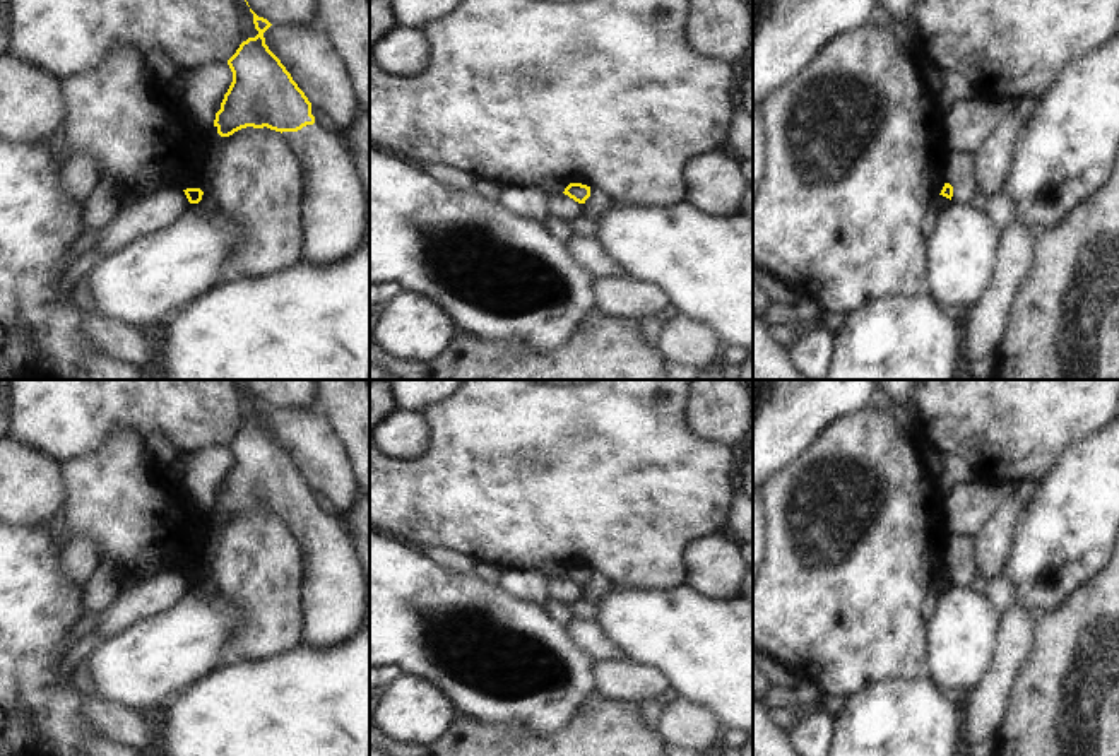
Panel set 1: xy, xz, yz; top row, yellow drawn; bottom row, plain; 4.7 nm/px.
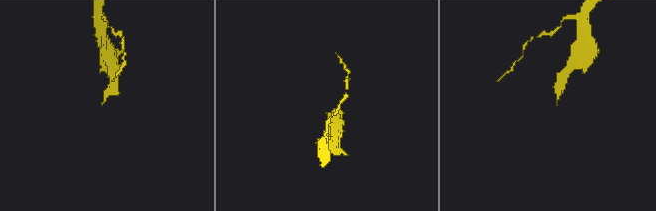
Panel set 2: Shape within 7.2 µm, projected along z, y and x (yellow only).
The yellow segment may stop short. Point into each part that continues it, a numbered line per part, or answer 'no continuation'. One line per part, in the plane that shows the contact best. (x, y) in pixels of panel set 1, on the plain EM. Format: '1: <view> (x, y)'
1: xy (332, 585)

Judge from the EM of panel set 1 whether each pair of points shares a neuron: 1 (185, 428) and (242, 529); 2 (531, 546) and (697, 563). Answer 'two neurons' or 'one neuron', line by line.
1: two neurons
2: two neurons

